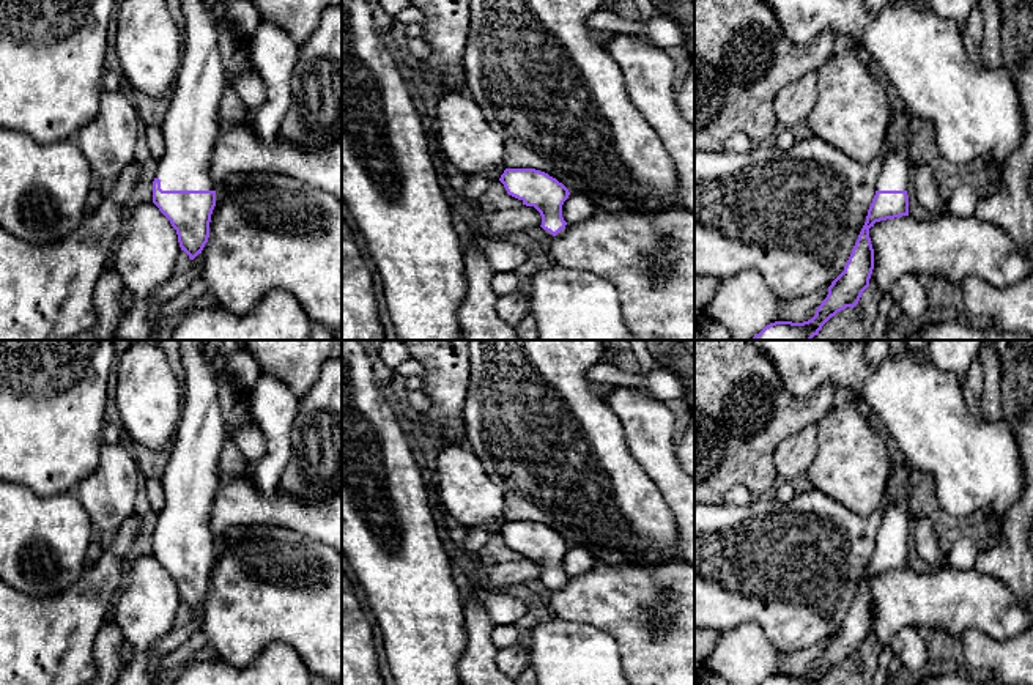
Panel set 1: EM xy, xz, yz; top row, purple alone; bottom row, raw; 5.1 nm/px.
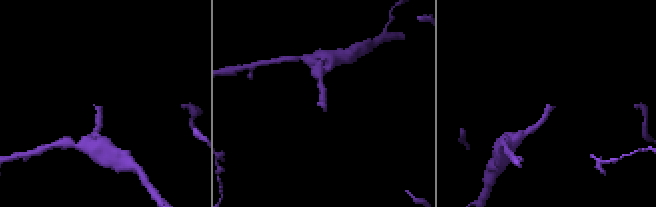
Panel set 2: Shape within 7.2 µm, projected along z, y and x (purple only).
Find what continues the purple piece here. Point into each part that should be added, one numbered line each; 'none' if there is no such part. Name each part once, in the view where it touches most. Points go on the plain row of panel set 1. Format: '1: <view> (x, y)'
1: xy (191, 477)

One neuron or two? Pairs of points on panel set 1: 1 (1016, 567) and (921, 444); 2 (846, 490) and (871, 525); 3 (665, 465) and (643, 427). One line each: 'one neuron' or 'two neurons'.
1: two neurons
2: two neurons
3: one neuron

